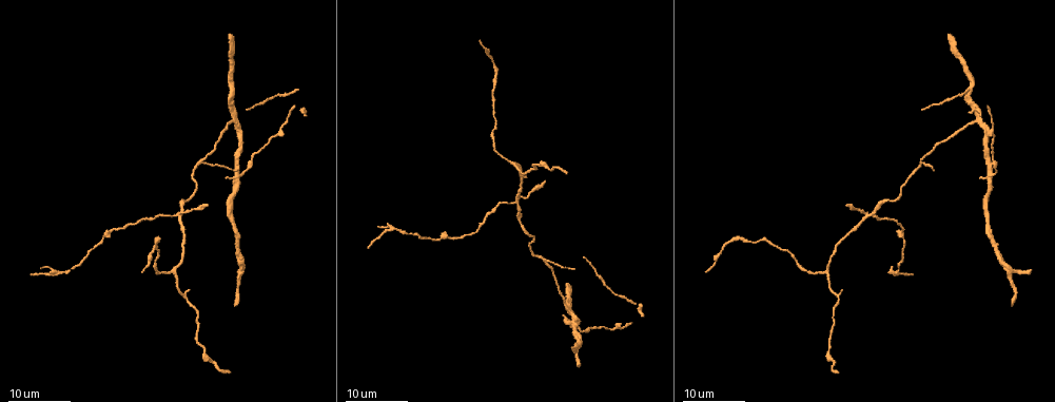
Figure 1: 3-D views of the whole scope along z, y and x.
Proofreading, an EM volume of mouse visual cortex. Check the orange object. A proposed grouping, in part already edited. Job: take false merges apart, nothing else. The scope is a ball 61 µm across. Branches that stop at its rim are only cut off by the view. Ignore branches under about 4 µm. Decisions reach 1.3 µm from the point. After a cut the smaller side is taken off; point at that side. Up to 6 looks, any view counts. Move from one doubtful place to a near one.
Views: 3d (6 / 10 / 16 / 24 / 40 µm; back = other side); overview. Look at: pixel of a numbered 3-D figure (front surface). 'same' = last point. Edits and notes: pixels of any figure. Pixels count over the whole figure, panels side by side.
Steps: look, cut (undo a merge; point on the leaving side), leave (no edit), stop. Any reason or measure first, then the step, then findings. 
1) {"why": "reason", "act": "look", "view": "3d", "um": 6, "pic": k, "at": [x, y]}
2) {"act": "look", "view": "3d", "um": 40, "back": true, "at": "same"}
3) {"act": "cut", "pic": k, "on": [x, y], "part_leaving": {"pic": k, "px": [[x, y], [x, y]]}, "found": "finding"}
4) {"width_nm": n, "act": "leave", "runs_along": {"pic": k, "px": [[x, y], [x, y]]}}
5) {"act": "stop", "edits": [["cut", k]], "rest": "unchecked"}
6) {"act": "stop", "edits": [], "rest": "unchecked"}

{"act": "look", "view": "3d", "um": 24, "pic": 1, "at": [241, 175]}

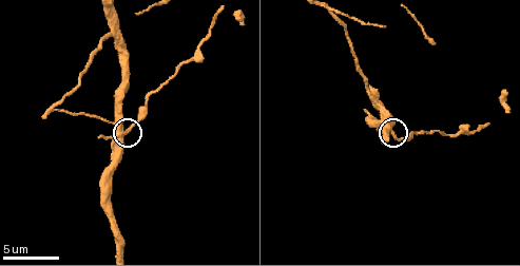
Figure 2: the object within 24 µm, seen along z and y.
{"why": "zoom in", "act": "look", "view": "3d", "um": 6, "pic": 2, "at": [126, 130]}

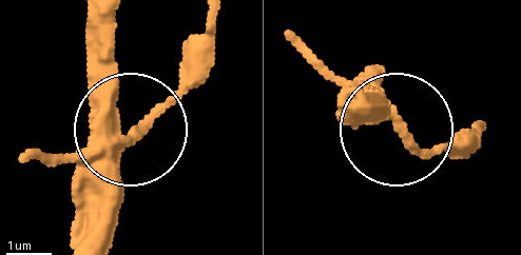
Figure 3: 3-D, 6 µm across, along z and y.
{"act": "cut", "pic": 3, "on": [49, 160], "part_leaving": {"pic": 3, "px": [[109, 152], [176, 96], [211, 16]]}, "found": "a second neuron is stuck on"}

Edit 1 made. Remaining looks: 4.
{"why": "three arms meet", "act": "look", "view": "3d", "um": 10, "pic": 2, "at": [116, 30]}

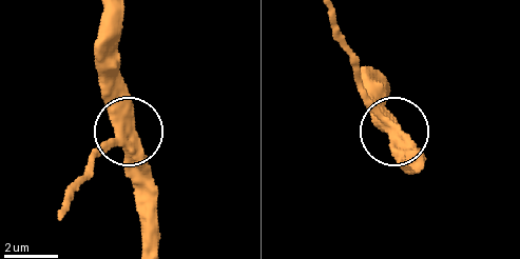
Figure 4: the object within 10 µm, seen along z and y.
{"act": "look", "view": "3d", "um": 10, "back": true, "pic": 4, "at": [130, 128]}

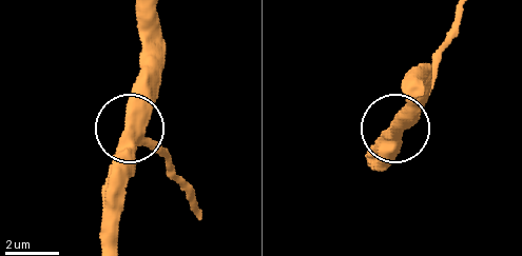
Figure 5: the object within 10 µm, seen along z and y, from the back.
{"act": "leave", "found": "one neuron here"}

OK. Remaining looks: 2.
{"why": "thin arm on a thick one", "act": "look", "view": "3d", "um": 16, "pic": 1, "at": [868, 215]}

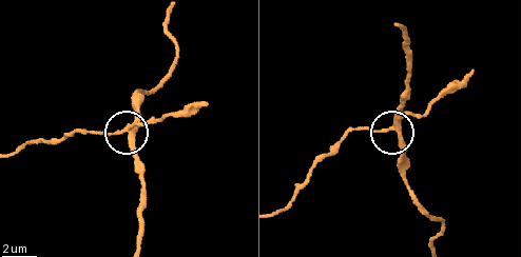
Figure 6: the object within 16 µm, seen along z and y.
{"act": "look", "view": "3d", "um": 6, "pic": 6, "at": [126, 131]}

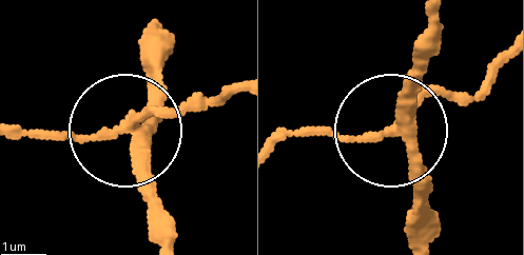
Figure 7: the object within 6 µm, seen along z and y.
{"width_nm": 260, "act": "cut", "pic": 7, "on": [189, 98], "part_leaving": {"pic": 7, "px": [[125, 129], [95, 140], [16, 137]]}, "found": "two neurons meet here"}

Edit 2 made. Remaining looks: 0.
{"act": "stop", "edits": [["cut", 3], ["cut", 7]], "rest": "unchecked"}

